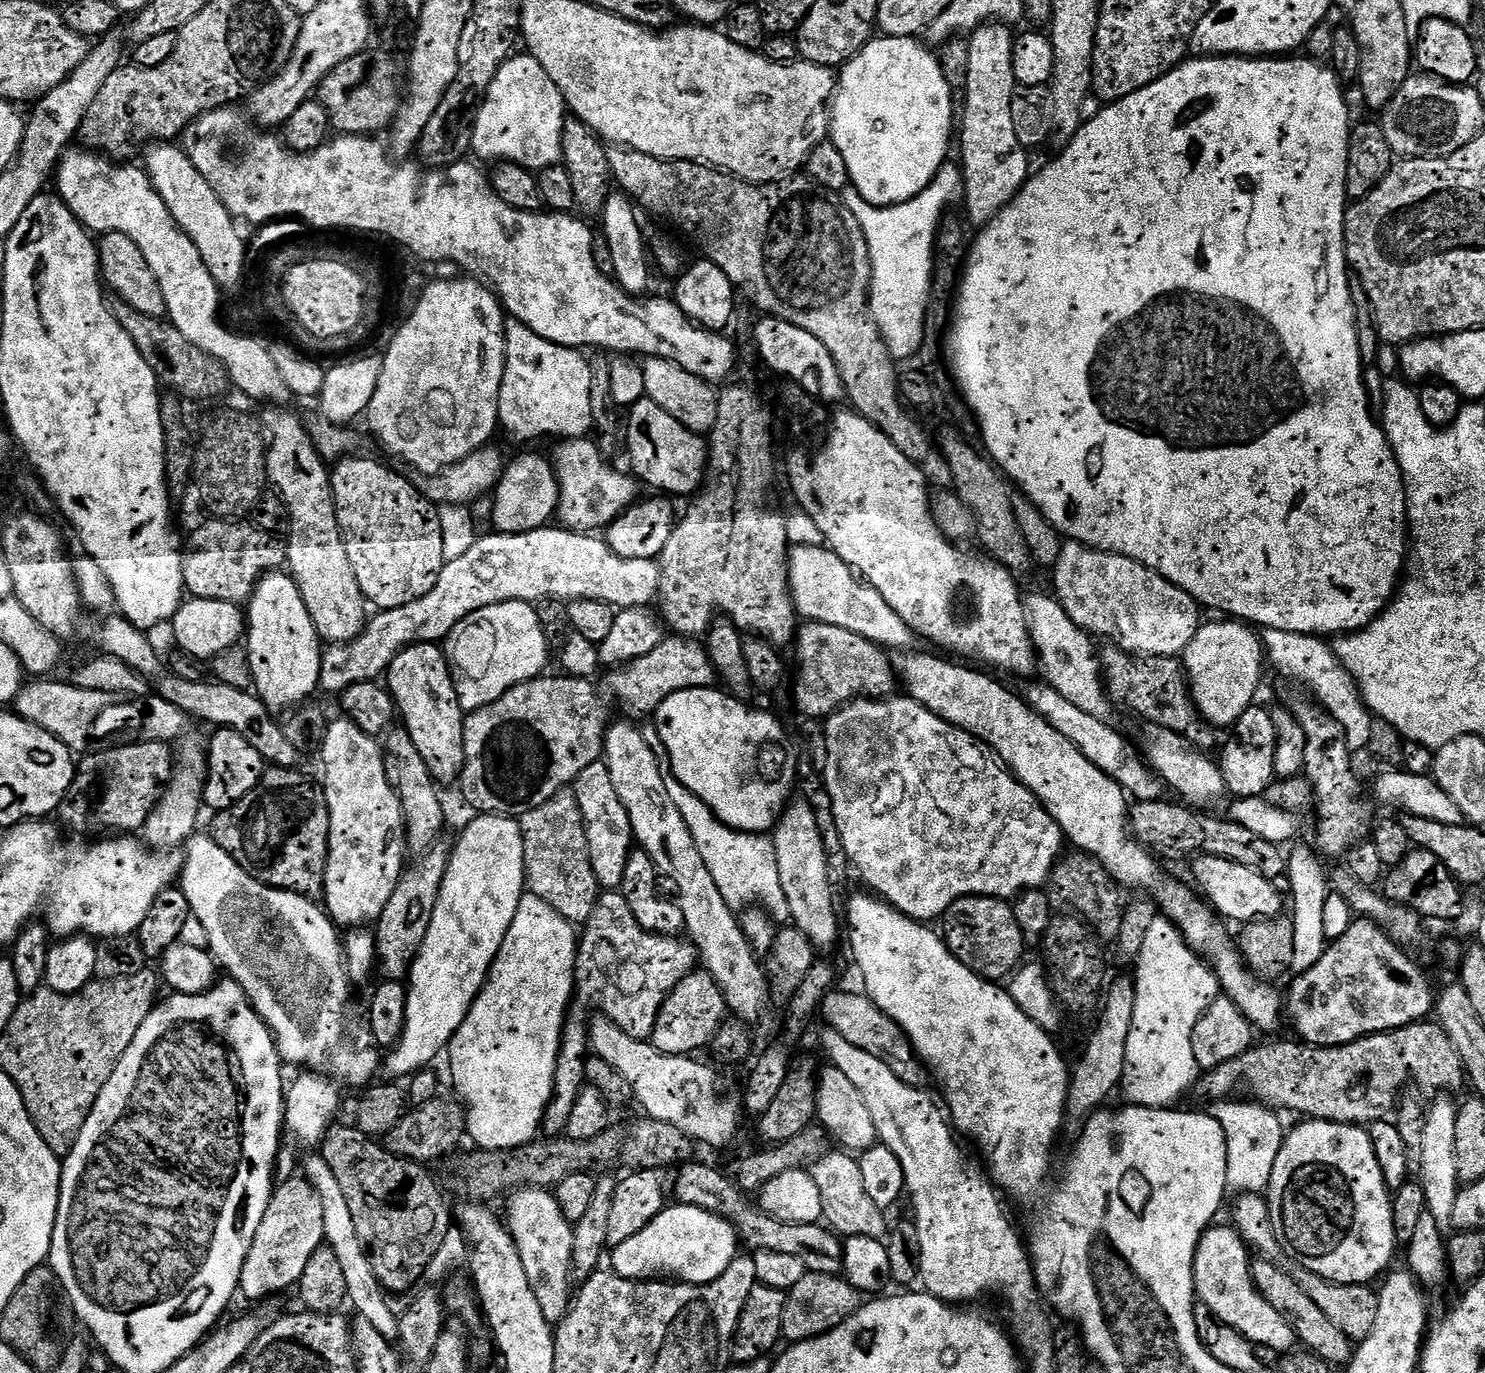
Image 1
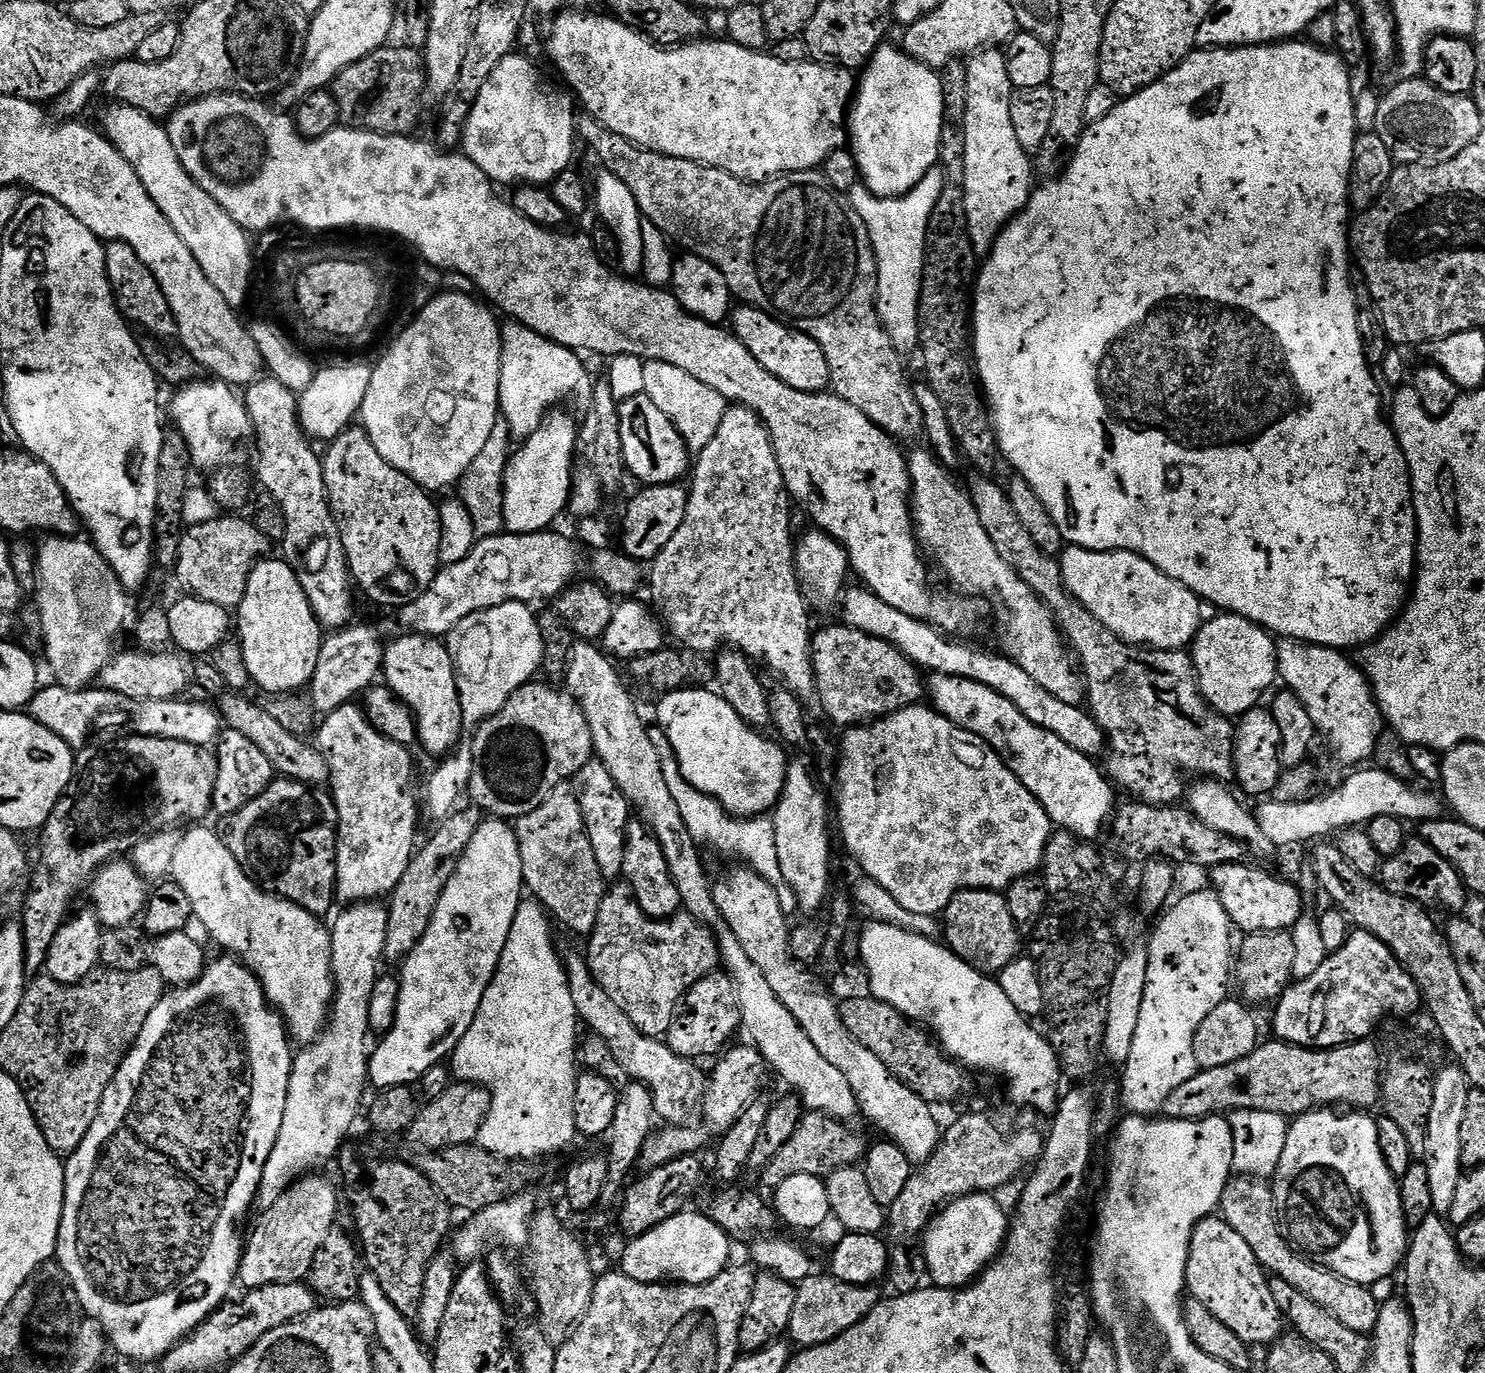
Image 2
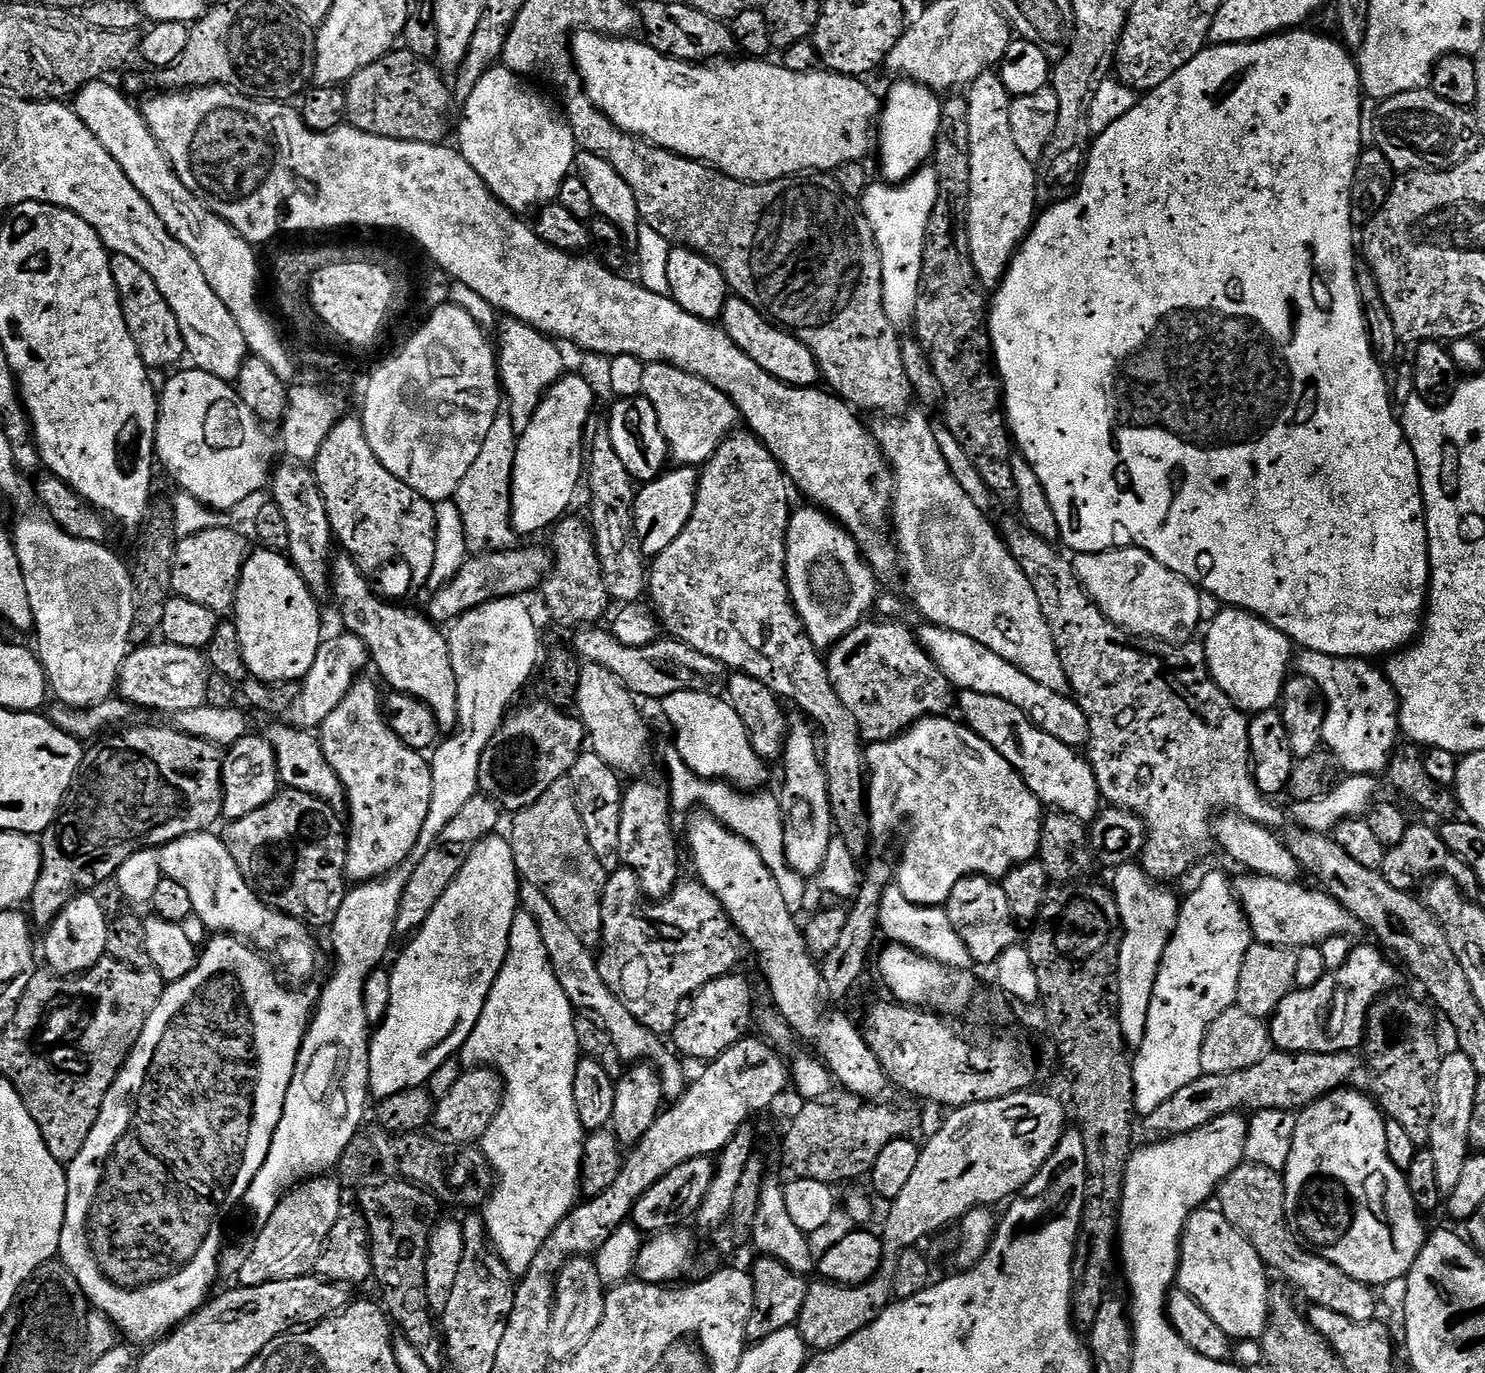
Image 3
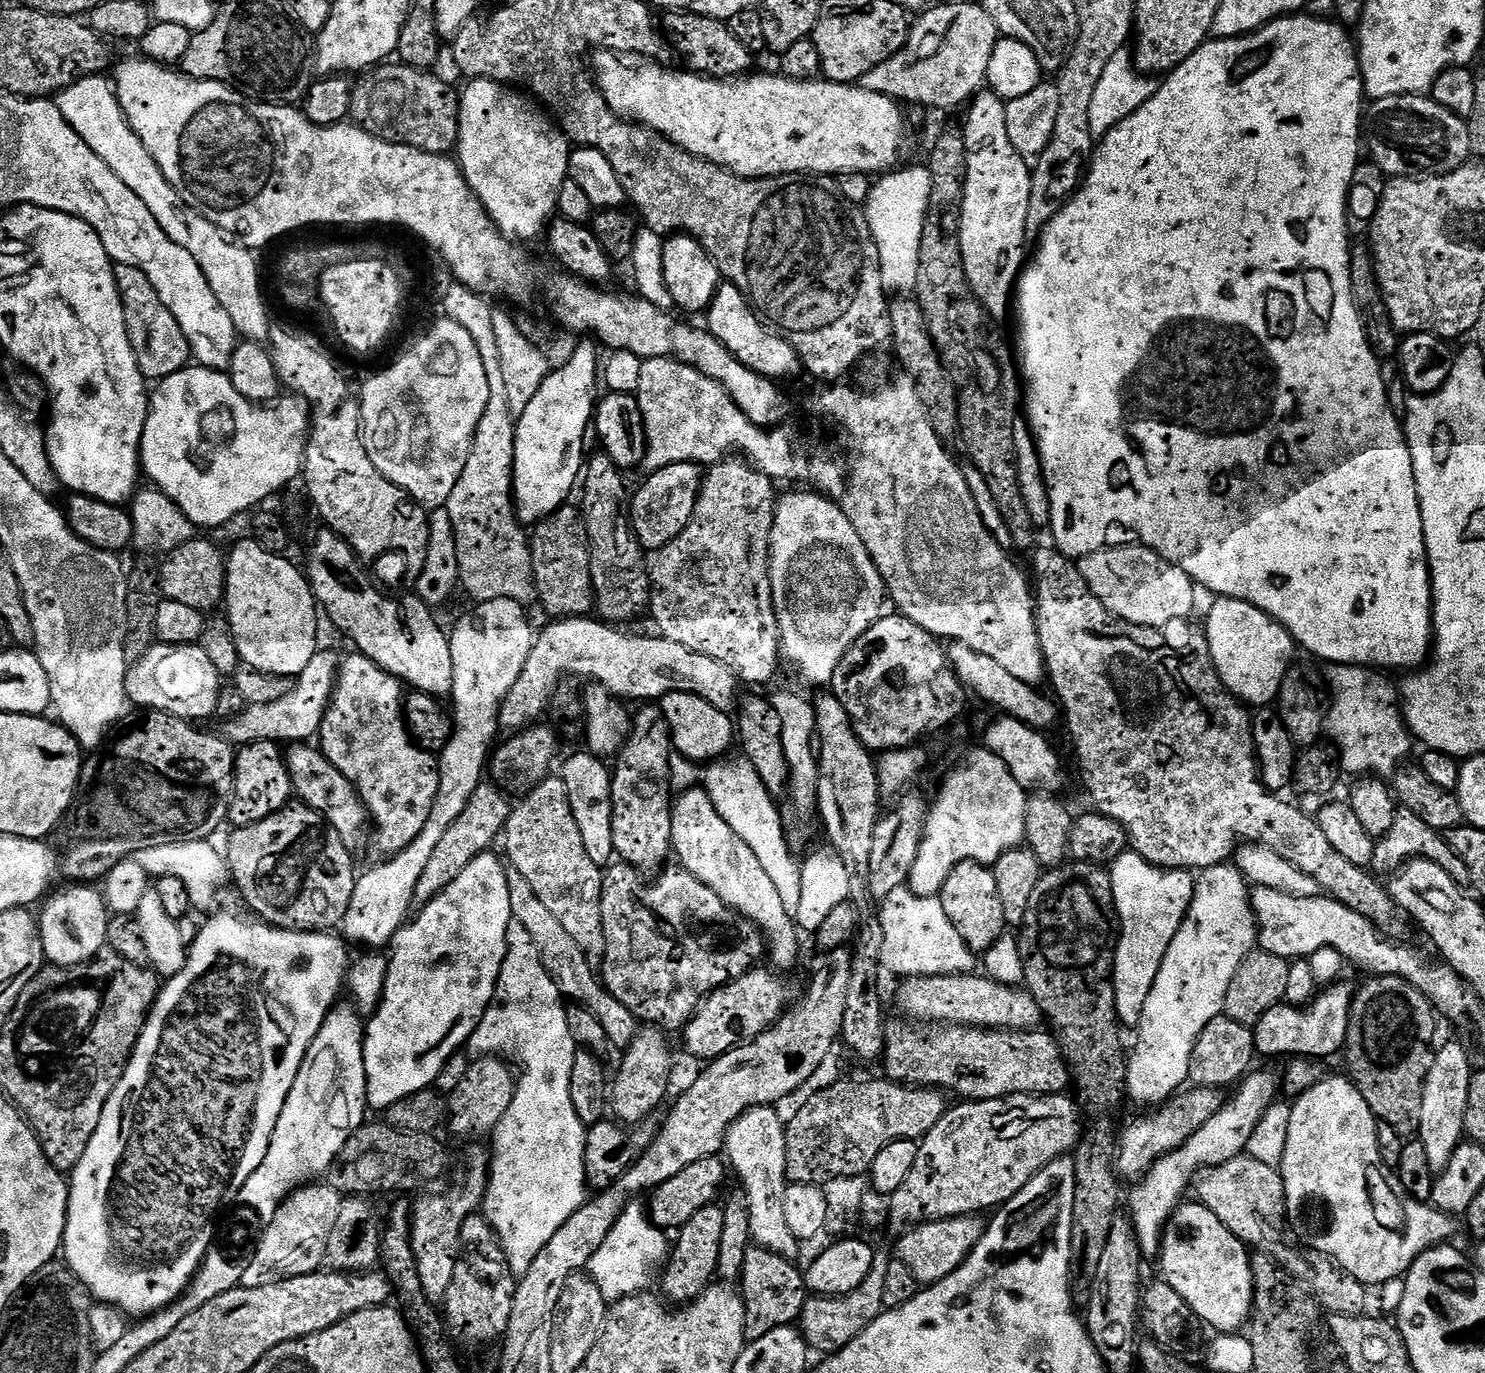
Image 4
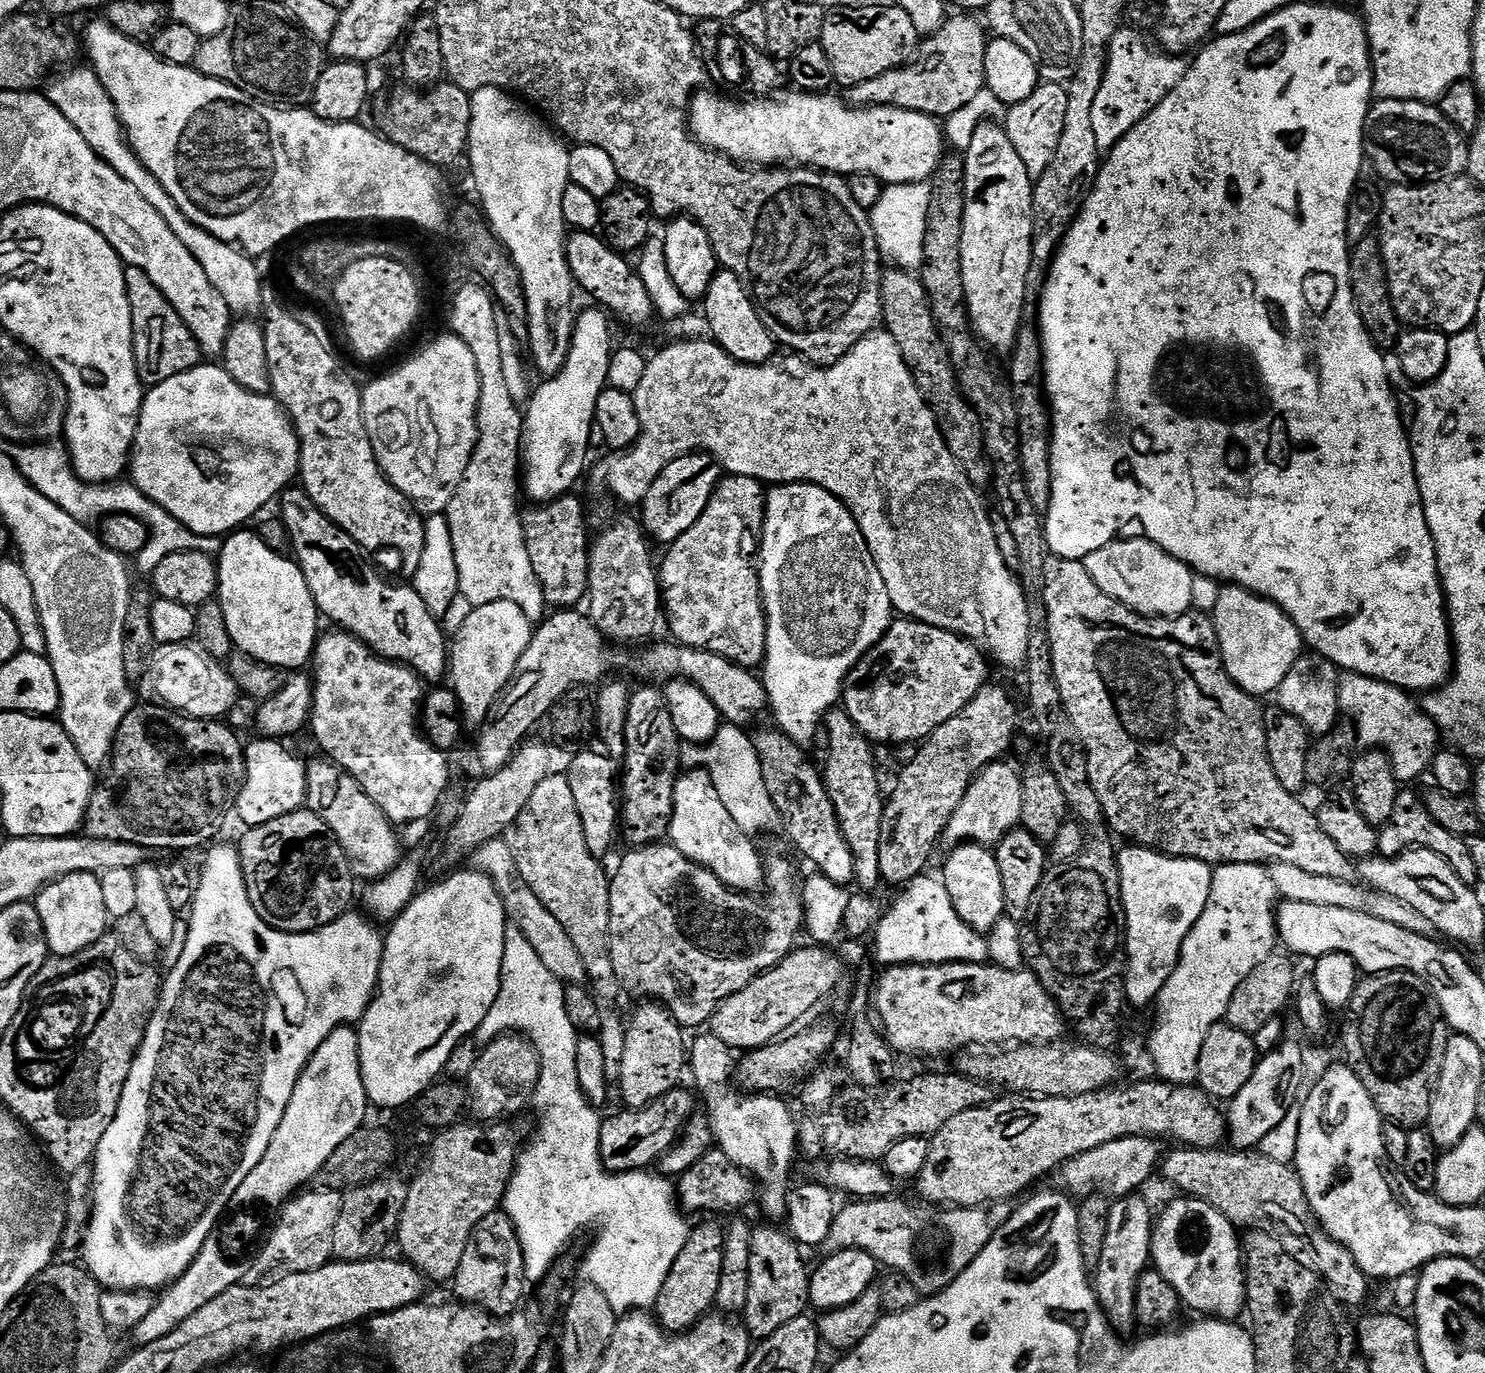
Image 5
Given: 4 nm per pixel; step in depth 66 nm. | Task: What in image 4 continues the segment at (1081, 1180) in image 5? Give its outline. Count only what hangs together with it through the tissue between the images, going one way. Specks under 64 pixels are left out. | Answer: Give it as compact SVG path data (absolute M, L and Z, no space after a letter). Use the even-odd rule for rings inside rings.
M1188 1086L1176 1092L1163 1106L1157 1107L1149 1116L1128 1124L1118 1132L1118 1147L1115 1149L1115 1170L1121 1177L1136 1176L1143 1177L1144 1173L1153 1165L1168 1155L1169 1152L1181 1148L1194 1133L1218 1110L1222 1110L1226 1103L1225 1093L1219 1088L1207 1088ZM1157 1111L1157 1112L1156 1112Z

